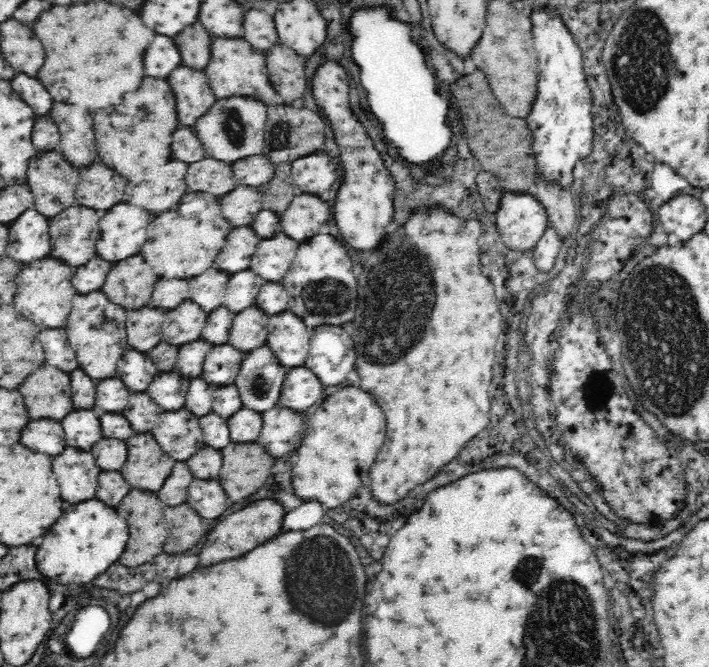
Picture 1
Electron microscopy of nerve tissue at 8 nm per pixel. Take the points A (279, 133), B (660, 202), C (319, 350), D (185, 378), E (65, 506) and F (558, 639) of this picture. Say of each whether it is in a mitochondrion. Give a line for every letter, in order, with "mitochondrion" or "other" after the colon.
A: mitochondrion
B: other
C: other
D: other
E: other
F: mitochondrion

